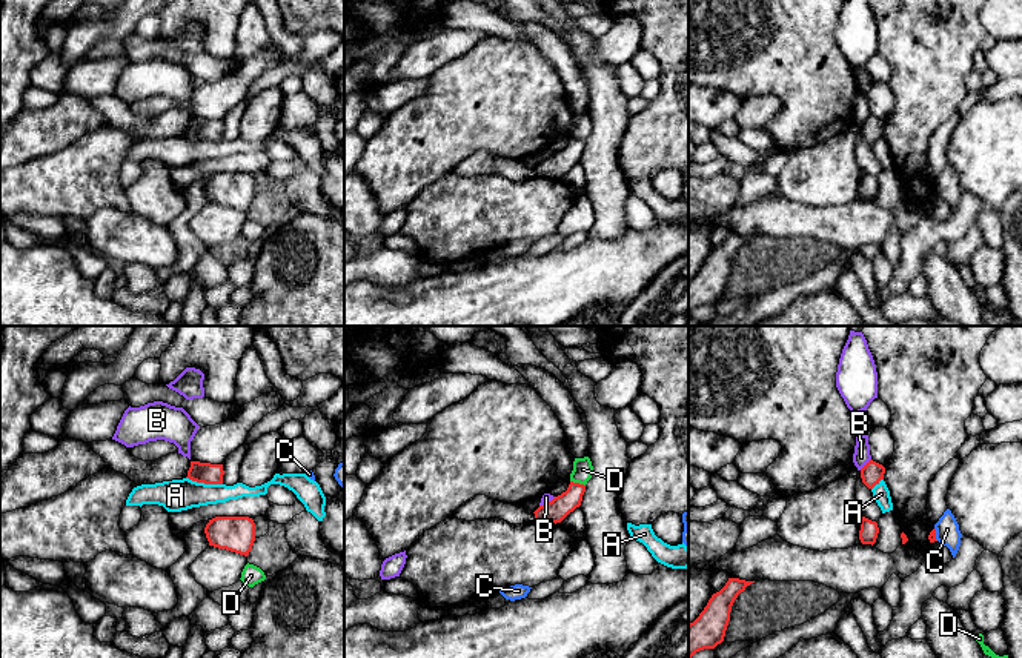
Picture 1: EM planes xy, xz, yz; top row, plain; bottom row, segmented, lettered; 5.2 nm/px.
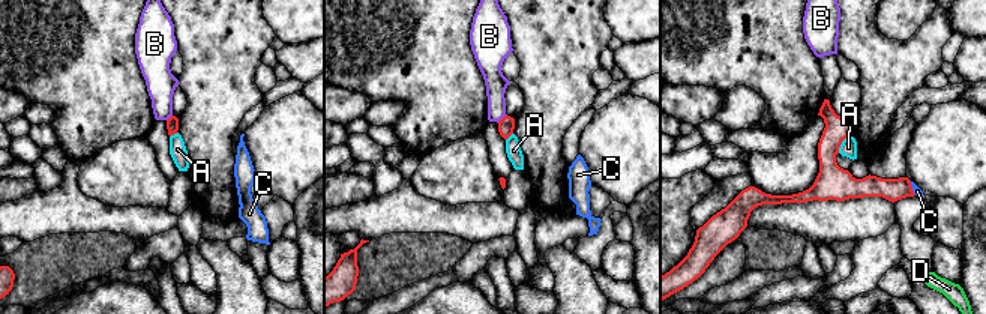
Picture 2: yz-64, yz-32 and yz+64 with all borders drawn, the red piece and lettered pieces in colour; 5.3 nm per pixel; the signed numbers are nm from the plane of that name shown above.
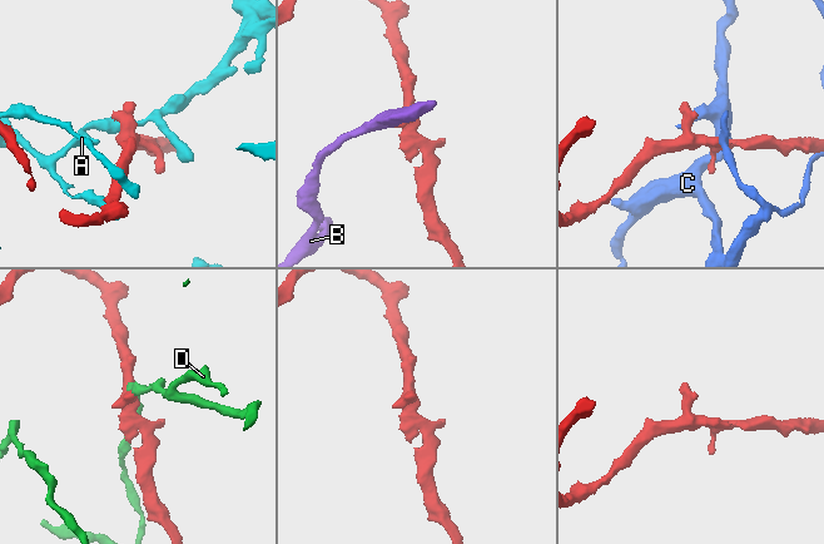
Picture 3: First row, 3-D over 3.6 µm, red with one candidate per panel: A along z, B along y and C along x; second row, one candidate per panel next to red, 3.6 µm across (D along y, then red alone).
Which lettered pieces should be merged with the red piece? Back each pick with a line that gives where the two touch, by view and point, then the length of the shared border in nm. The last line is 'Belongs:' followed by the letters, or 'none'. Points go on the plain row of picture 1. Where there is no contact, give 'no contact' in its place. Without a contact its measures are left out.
Belongs: none

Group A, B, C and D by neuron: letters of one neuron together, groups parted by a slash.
A / B / C / D

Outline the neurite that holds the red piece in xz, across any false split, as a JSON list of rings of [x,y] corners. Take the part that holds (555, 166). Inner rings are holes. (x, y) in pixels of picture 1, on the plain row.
[[[570,137],[566,148],[533,168],[535,177],[561,178],[570,168],[581,161],[584,148],[584,140]]]

